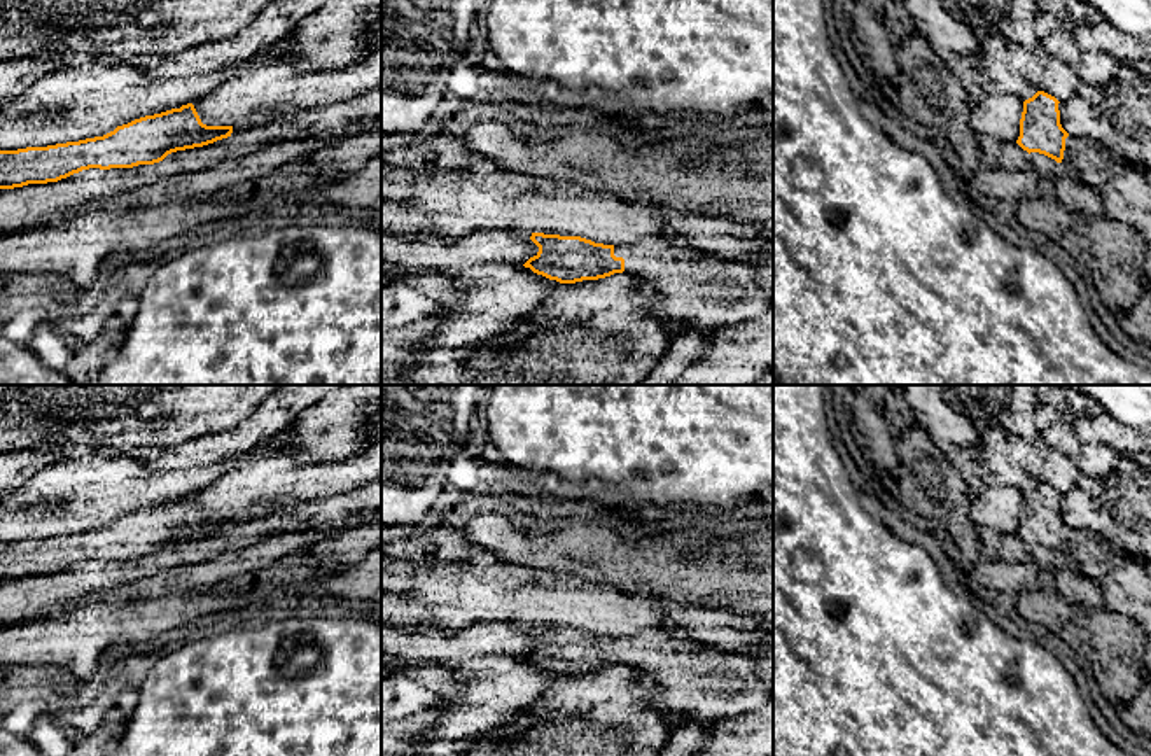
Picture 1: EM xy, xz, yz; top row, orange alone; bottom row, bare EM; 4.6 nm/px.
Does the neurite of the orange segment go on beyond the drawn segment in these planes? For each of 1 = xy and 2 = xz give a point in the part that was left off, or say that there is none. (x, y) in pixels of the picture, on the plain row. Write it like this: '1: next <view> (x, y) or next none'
1: next xy (261, 510)
2: next xz (693, 679)

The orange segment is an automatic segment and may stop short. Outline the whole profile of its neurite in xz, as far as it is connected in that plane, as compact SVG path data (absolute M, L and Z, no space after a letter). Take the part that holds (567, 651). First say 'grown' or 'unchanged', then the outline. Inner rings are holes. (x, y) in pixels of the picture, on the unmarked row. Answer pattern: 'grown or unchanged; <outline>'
grown; M532 625L539 644L523 658L560 676L635 667L656 681L649 705L682 723L696 718L717 723L756 710L773 691L756 670L756 660L663 630L603 637L581 628Z

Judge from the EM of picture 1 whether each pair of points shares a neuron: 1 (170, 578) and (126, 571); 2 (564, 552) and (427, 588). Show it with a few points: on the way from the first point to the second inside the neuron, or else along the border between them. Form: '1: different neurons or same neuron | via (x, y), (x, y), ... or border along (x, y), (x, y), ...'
1: different neurons | border along (163, 567), (130, 585)
2: different neurons | border along (499, 559), (555, 571)

